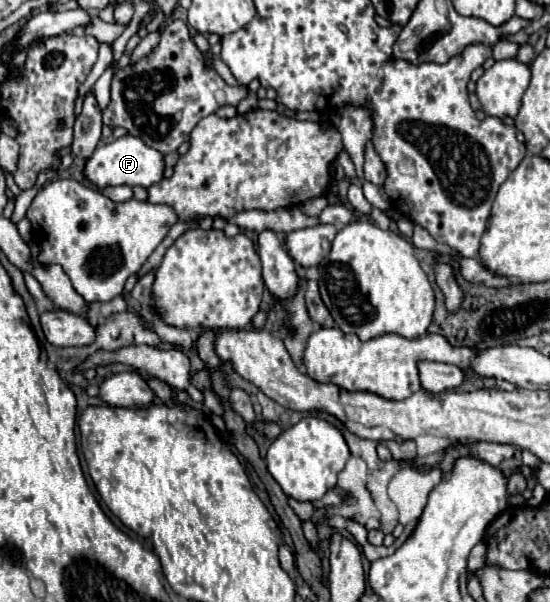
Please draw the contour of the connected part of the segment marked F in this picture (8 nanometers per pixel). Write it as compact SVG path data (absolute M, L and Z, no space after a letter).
M120 137L108 145L98 145L94 155L88 159L86 177L98 187L106 185L128 185L128 187L150 187L164 177L164 155L152 147L148 147L140 137Z

